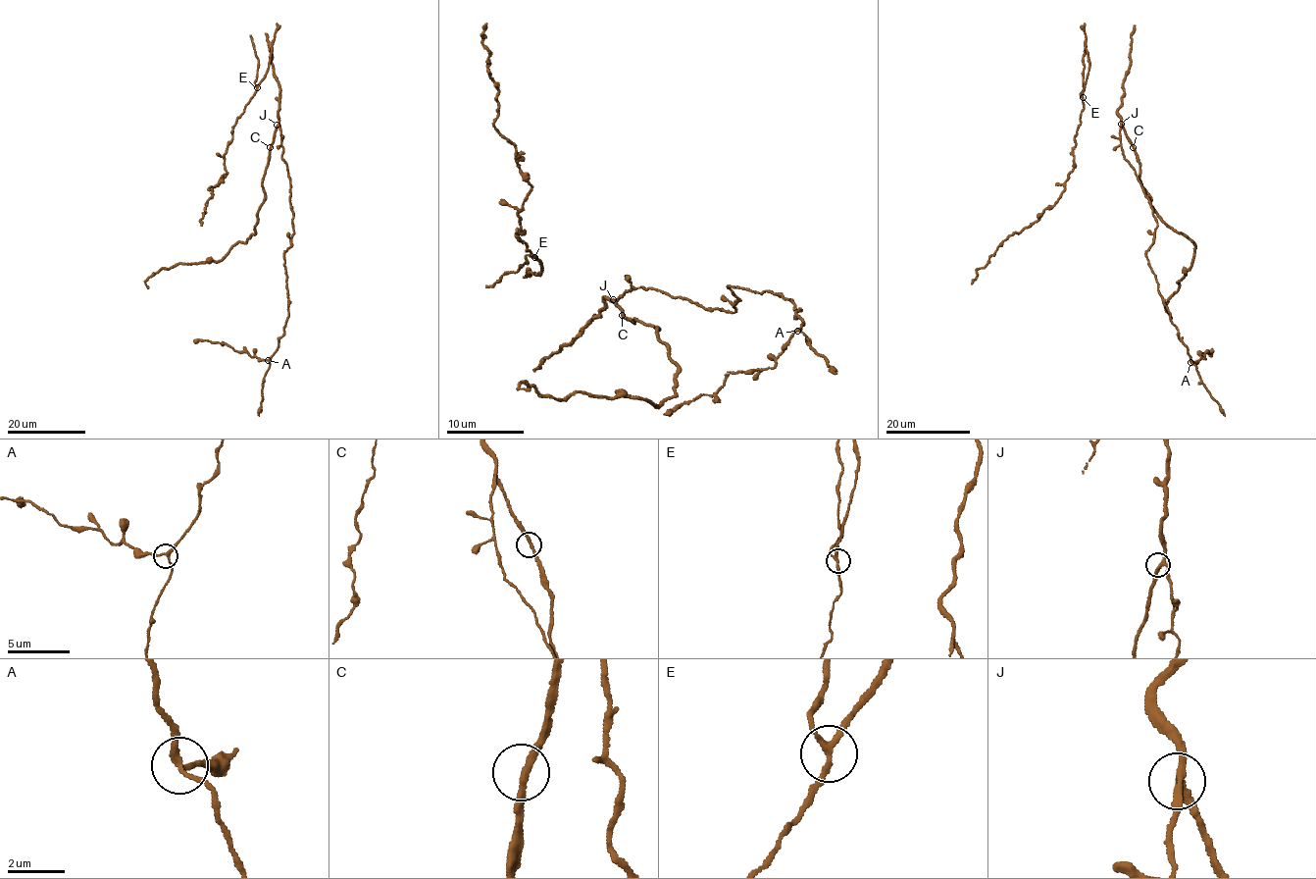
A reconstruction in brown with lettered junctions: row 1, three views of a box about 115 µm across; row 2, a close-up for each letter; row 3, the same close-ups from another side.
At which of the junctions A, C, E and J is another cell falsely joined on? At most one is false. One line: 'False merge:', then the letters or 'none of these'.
False merge: E

